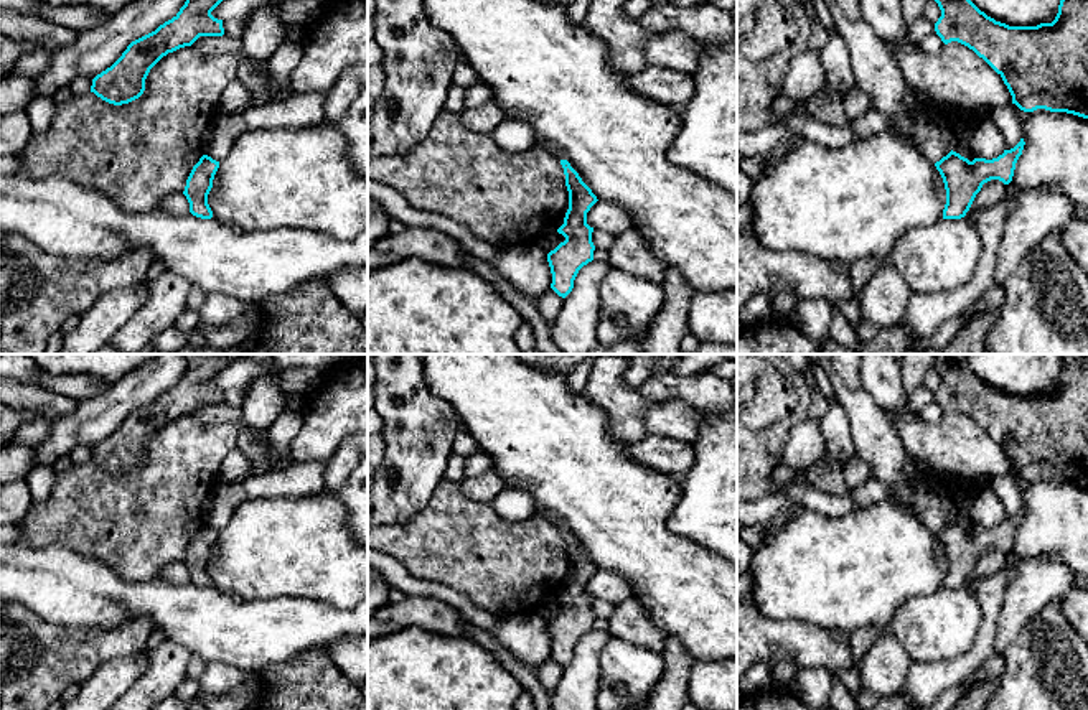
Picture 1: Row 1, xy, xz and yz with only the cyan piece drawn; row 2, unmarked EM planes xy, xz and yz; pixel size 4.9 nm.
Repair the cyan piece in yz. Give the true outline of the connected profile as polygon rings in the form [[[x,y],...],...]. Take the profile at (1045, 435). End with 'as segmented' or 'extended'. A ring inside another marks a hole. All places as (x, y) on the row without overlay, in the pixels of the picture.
[[[940,354],[933,364],[941,379],[935,400],[945,413],[958,410],[982,427],[1002,446],[1020,479],[1045,478],[1088,488],[1088,354],[1060,354],[1060,359],[1052,392],[1009,395],[969,369],[969,354]]]; as segmented

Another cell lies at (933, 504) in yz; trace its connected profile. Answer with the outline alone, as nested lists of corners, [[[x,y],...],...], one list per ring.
[[[915,484],[912,504],[922,522],[933,532],[951,521],[954,509],[950,493],[941,484]]]

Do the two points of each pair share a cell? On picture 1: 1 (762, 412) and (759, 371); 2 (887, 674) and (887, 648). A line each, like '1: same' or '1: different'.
1: same
2: same

